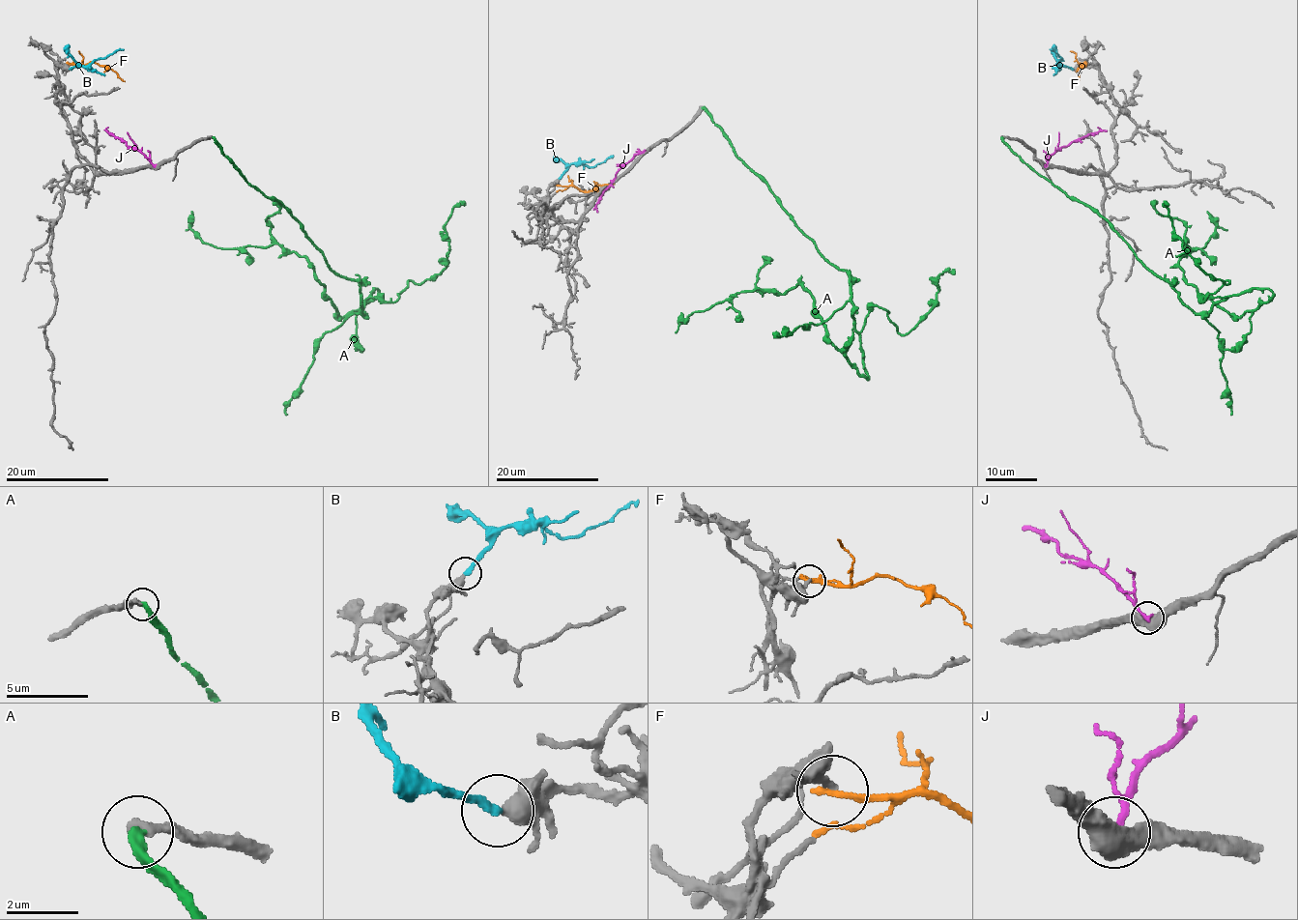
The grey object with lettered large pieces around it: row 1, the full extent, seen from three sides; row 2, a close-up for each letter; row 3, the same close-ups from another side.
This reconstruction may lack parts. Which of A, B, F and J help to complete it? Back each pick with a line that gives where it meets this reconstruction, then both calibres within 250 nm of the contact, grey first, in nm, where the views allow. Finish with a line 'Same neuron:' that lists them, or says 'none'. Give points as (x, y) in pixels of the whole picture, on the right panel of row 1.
A: contact (1002, 137); calibres 360 and 320 nm
B: contact (1073, 69); calibres 460 and 240 nm
Same neuron: A, B

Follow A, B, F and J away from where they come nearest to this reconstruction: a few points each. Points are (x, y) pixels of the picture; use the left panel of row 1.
A: (213, 137), (359, 282), (362, 313), (378, 296), (342, 317), (304, 257), (210, 245), (190, 211)
B: (69, 69), (90, 65), (95, 60), (123, 49)
F: (69, 64), (99, 64), (111, 69), (124, 81)
J: (154, 166), (142, 153), (107, 131)

